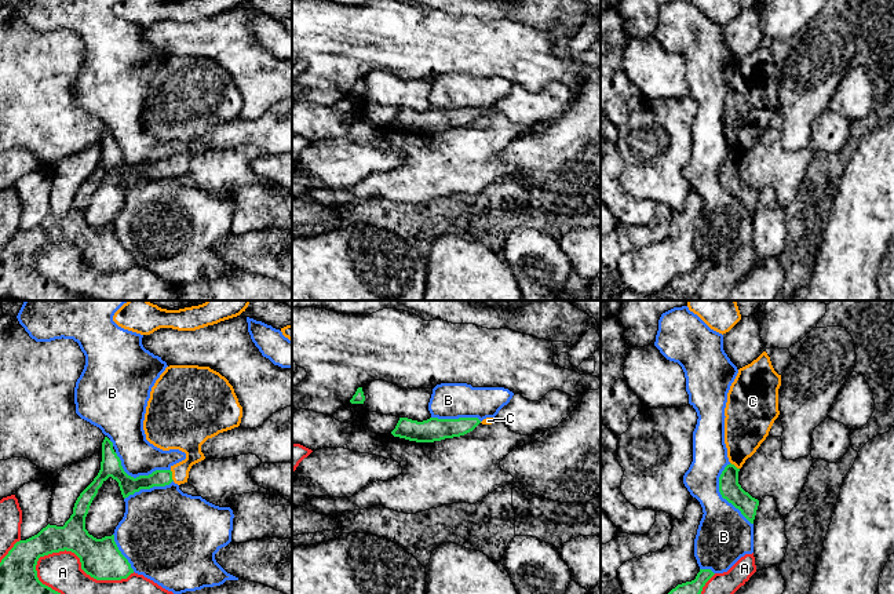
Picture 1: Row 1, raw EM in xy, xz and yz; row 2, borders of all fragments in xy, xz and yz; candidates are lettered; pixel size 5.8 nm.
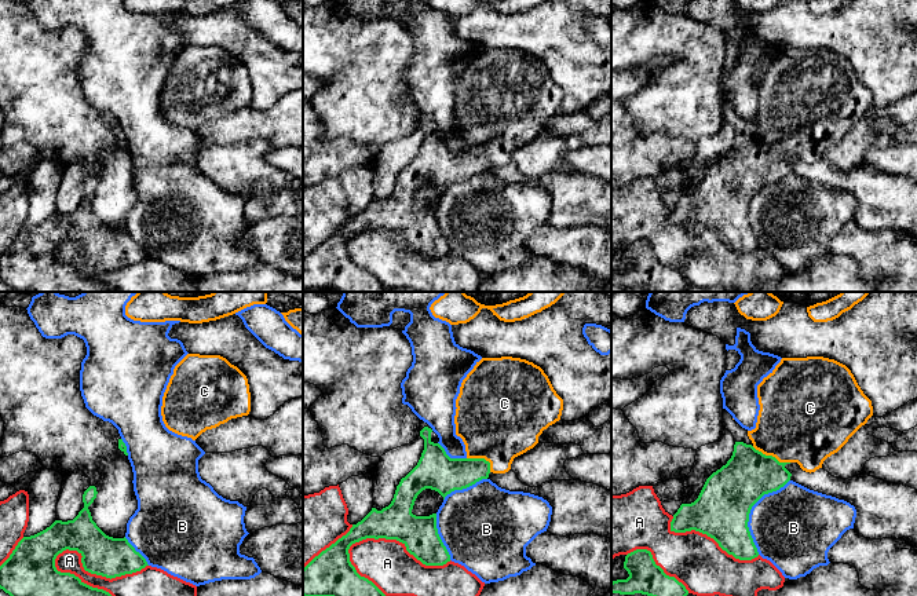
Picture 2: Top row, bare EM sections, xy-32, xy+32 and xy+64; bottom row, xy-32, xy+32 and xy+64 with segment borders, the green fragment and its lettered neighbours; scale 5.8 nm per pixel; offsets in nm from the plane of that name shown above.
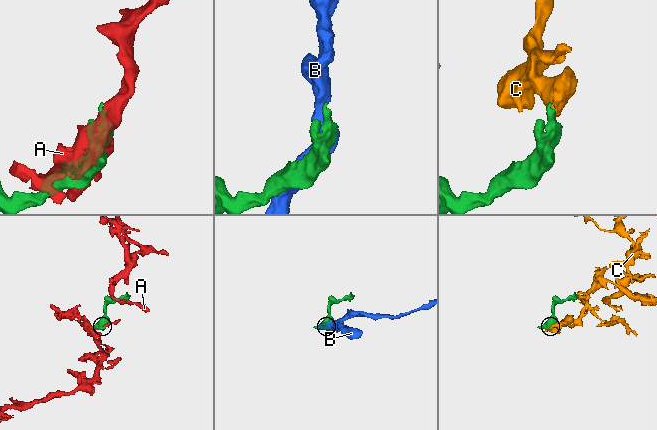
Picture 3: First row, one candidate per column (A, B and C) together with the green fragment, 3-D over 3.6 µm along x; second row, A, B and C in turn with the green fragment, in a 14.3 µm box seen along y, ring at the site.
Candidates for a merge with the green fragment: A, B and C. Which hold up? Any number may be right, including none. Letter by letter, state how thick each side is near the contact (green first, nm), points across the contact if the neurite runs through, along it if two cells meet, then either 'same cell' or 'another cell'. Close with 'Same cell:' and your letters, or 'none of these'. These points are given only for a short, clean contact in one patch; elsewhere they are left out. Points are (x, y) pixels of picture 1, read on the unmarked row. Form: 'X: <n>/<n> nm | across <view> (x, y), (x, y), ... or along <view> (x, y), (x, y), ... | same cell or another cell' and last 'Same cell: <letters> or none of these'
A: 240/220 nm | another cell
B: 120/320 nm | another cell
C: 100/190 nm | across xy (130, 177), (171, 167), (189, 142), (167, 124) | same cell
Same cell: C

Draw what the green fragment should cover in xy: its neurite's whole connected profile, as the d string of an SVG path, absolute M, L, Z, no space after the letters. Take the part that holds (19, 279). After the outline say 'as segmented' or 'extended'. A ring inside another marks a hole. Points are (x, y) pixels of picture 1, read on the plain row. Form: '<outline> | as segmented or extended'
M169 57L165 59L165 62L160 66L160 69L156 72L154 77L152 79L152 83L150 83L150 90L147 92L147 98L146 98L146 105L145 105L145 112L143 112L143 121L145 121L145 125L146 125L146 131L153 135L154 138L163 141L163 142L169 142L169 141L179 141L182 143L186 145L186 150L171 157L169 161L156 161L153 163L152 165L149 167L139 167L136 170L128 167L123 157L121 157L121 152L120 149L117 147L117 145L114 143L113 141L113 134L105 128L103 134L102 134L102 153L101 153L101 161L98 164L98 167L94 170L94 172L80 185L80 187L77 189L76 194L74 194L74 198L73 198L73 205L70 207L70 209L65 214L63 218L56 218L56 216L47 216L45 219L43 219L37 226L26 230L26 232L19 232L14 236L14 238L8 243L8 245L1 251L0 254L0 299L11 299L11 300L80 300L83 298L88 298L88 296L81 296L81 295L76 295L76 294L70 294L67 292L61 284L52 281L51 278L43 276L39 269L37 269L37 262L36 262L36 256L37 256L37 252L40 248L44 248L44 247L48 247L48 245L52 245L52 244L59 244L59 243L72 243L74 244L79 249L80 249L80 254L81 254L81 260L90 266L91 269L96 270L96 272L121 272L121 270L127 270L131 265L134 265L134 260L131 259L131 255L128 254L128 251L121 245L121 243L118 241L116 233L114 233L114 226L112 227L105 227L102 230L96 230L94 229L92 226L88 225L88 222L85 221L85 208L88 205L88 201L90 201L90 197L94 192L94 189L96 187L98 185L98 181L102 178L102 175L109 170L112 168L113 171L116 171L118 174L118 178L120 178L120 182L121 182L121 186L123 189L128 189L129 186L134 186L135 183L139 183L141 181L150 181L153 178L165 178L165 176L169 176L172 172L178 176L180 175L185 175L187 174L187 170L189 170L189 163L191 160L193 156L201 153L205 150L204 145L201 143L201 136L208 131L208 130L212 130L215 127L218 127L219 124L223 124L223 123L227 123L227 121L231 121L234 119L238 119L240 114L241 114L241 109L242 109L242 98L240 96L238 94L238 90L234 84L234 80L233 77L229 74L229 72L222 68L219 63L211 61L209 58L198 58L198 57Z | extended

